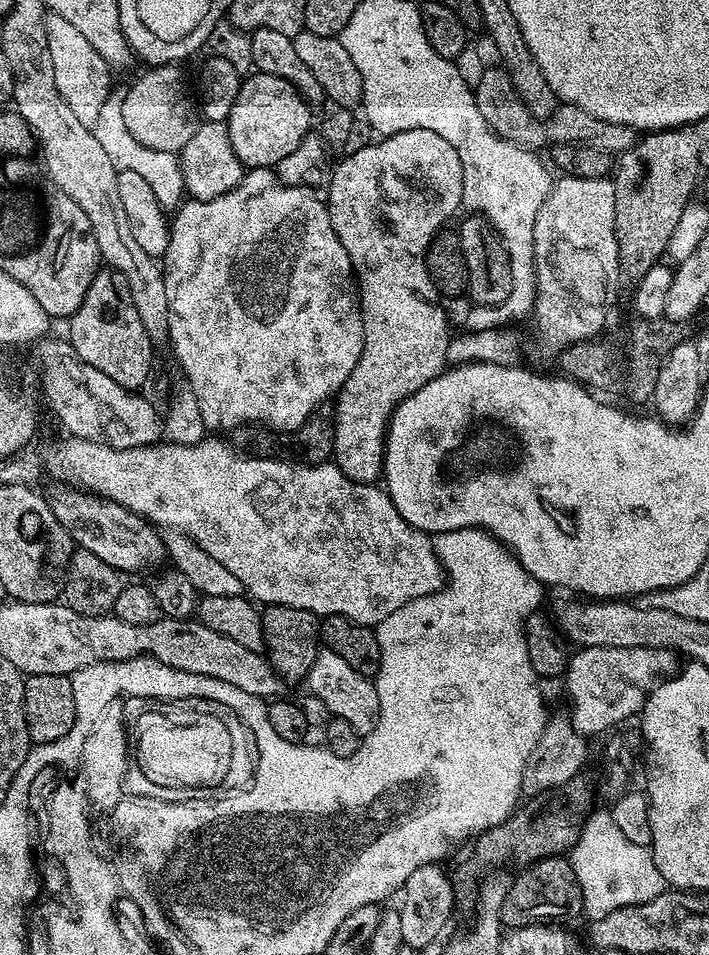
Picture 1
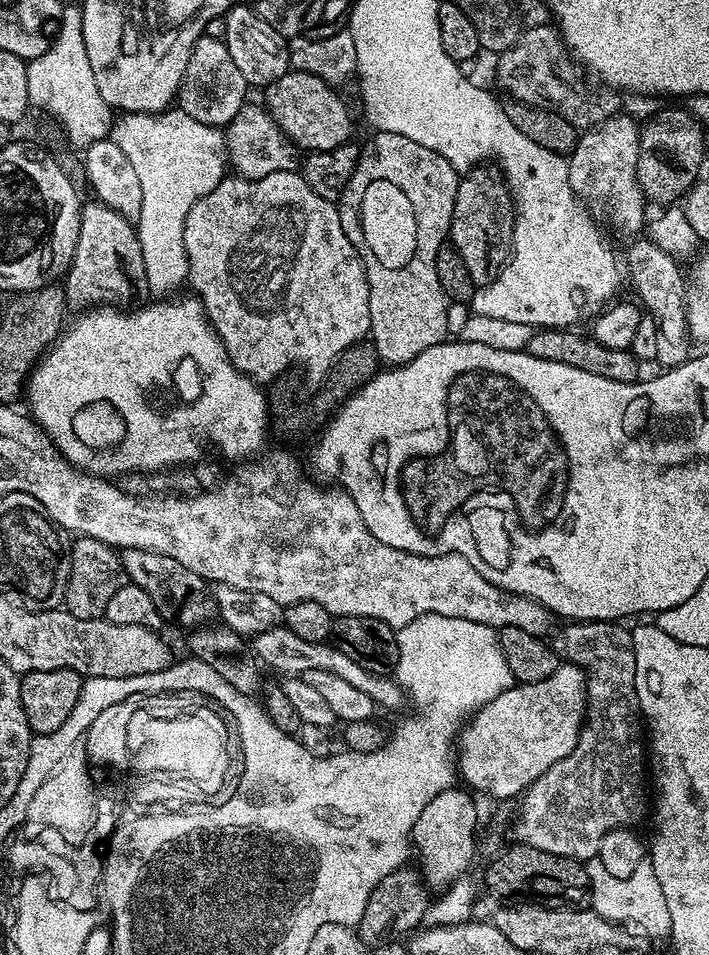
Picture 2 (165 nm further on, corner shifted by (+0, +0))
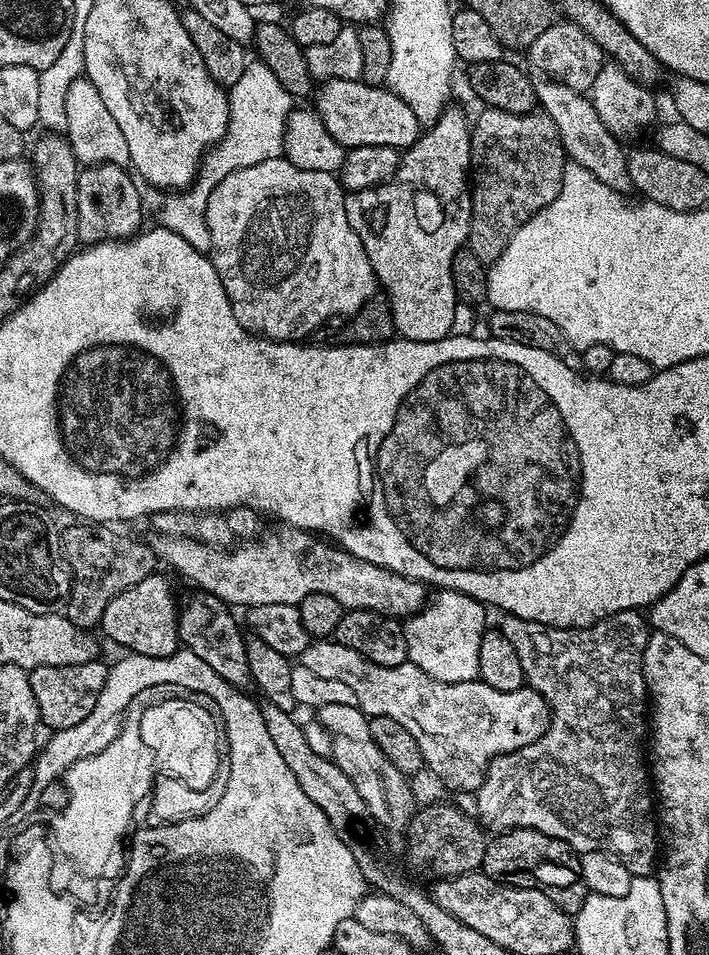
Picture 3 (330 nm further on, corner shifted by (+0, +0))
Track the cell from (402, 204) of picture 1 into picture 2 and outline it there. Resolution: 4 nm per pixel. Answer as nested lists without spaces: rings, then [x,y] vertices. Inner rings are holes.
[[[376,132],[373,137],[373,140],[368,145],[365,143],[361,147],[360,161],[350,178],[350,182],[346,182],[344,191],[340,193],[338,207],[340,209],[342,230],[346,230],[346,238],[350,238],[354,250],[358,250],[360,260],[364,263],[364,269],[366,270],[368,289],[370,290],[370,326],[368,327],[370,339],[373,346],[378,350],[381,361],[385,365],[395,366],[418,358],[418,354],[422,354],[422,350],[430,350],[430,346],[438,346],[445,343],[446,337],[449,335],[447,332],[450,301],[448,295],[442,290],[442,282],[438,282],[436,255],[445,241],[449,239],[452,230],[454,198],[458,194],[461,173],[457,172],[454,166],[450,166],[450,162],[446,162],[446,158],[442,158],[442,154],[438,154],[418,142],[410,142],[410,138],[402,138],[402,134]]]

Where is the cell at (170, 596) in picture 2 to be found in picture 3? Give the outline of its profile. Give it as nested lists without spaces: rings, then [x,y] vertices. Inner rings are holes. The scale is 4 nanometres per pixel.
[[[209,592],[195,594],[188,601],[179,605],[178,630],[180,631],[180,643],[189,648],[218,678],[222,678],[239,690],[244,690],[252,684],[250,666],[246,658],[246,646],[244,645],[245,633],[240,633],[236,620],[232,617],[233,609],[219,600],[217,596],[211,596]]]

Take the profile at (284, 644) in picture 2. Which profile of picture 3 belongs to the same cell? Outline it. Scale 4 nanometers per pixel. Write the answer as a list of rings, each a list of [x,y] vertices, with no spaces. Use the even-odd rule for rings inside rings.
[[[335,638],[313,639],[306,646],[306,650],[300,653],[298,663],[322,678],[331,678],[350,686],[350,690],[354,690],[356,707],[365,716],[394,718],[398,726],[406,726],[406,730],[414,734],[418,742],[418,750],[422,750],[427,771],[440,776],[441,782],[456,792],[475,793],[480,783],[484,781],[484,773],[488,771],[489,764],[496,757],[505,756],[506,753],[518,750],[522,746],[530,746],[530,742],[534,742],[548,728],[550,709],[546,698],[542,698],[542,694],[527,686],[513,692],[503,692],[494,690],[494,686],[486,686],[479,678],[453,684],[438,682],[410,662],[389,668],[378,666],[362,658],[358,650],[350,650],[350,646],[342,646]]]

